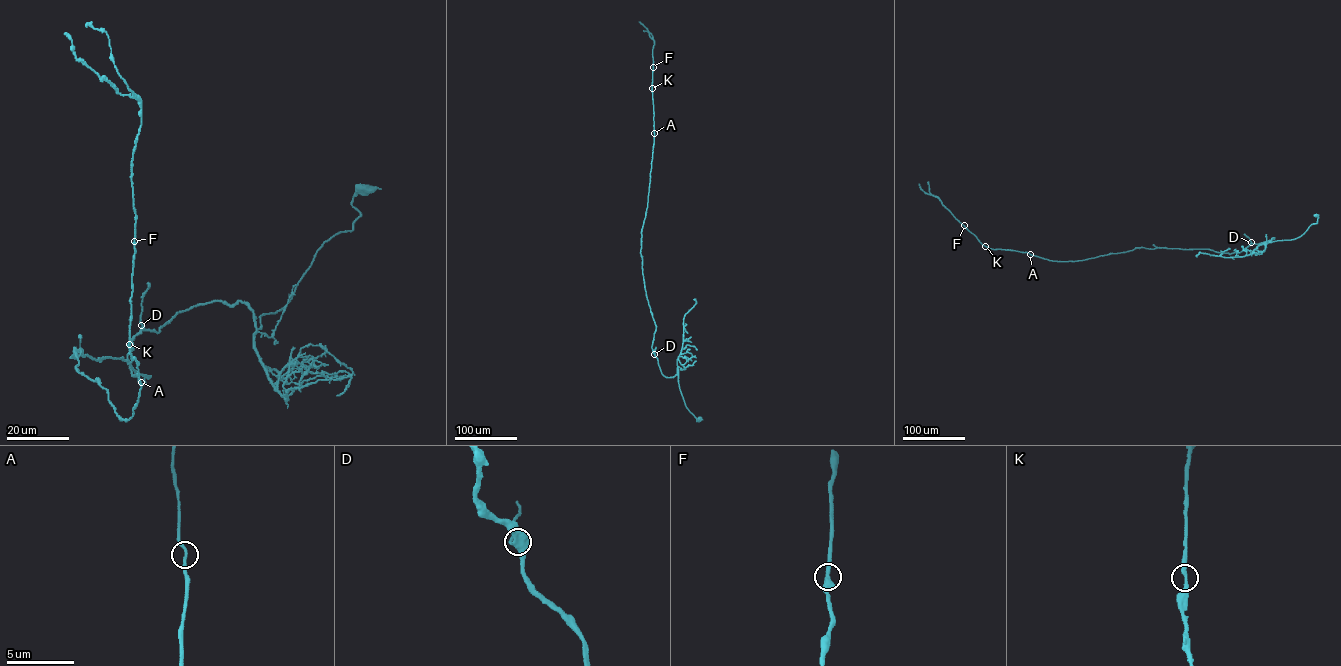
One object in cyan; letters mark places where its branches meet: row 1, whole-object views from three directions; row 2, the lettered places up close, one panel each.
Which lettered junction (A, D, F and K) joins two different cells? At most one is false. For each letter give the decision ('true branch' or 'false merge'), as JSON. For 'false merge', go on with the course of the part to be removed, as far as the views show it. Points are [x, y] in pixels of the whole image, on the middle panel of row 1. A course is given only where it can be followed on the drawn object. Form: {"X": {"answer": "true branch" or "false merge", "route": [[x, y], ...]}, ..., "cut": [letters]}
{"A": {"answer": "true branch"}, "D": {"answer": "true branch"}, "F": {"answer": "true branch"}, "K": {"answer": "true branch"}, "cut": []}

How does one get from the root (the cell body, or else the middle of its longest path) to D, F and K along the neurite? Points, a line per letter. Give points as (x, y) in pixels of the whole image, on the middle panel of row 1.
D: (698, 419), (696, 421), (686, 406), (679, 388), (678, 368), (677, 374), (665, 377), (654, 354)
F: (698, 419), (686, 406), (678, 368), (664, 376), (651, 348), (656, 326), (640, 251), (654, 140), (653, 67)
K: (698, 419), (686, 406), (678, 368), (664, 376), (651, 348), (656, 326), (640, 251), (654, 140), (652, 88)

